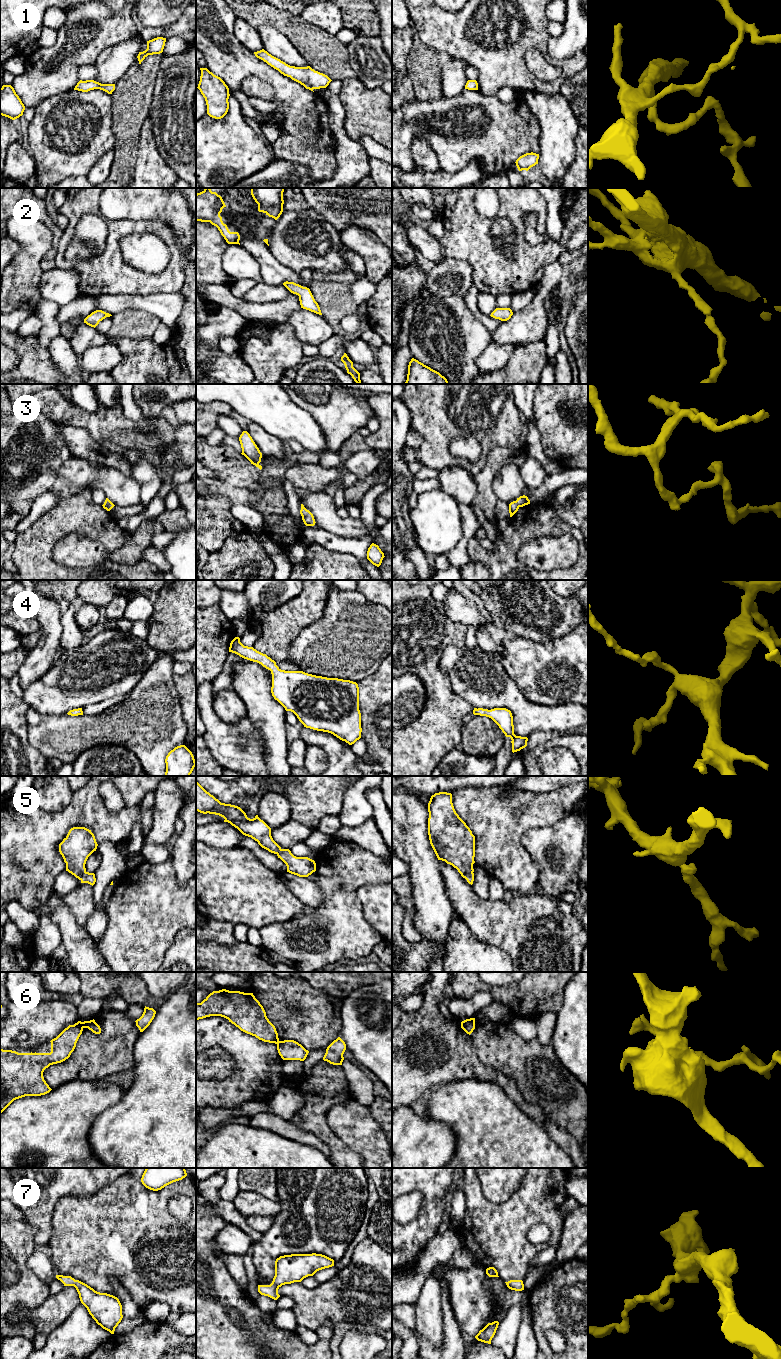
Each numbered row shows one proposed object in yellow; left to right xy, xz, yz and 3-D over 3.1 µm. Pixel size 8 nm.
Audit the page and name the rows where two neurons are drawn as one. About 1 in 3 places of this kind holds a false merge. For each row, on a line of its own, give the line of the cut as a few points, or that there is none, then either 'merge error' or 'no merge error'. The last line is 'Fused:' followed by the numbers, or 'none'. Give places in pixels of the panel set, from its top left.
1: no cut; no merge error
2: no cut; no merge error
3: no cut; no merge error
4: no cut; no merge error
5: no cut; no merge error
6: cut in xy along (81, 1022), (83, 1027); merge error
7: no cut; no merge error
Fused: 6

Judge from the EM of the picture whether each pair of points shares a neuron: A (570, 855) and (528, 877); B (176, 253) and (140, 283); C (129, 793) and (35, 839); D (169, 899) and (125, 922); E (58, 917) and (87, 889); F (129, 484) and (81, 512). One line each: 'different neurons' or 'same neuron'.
A: different neurons
B: same neuron
C: different neurons
D: same neuron
E: different neurons
F: different neurons

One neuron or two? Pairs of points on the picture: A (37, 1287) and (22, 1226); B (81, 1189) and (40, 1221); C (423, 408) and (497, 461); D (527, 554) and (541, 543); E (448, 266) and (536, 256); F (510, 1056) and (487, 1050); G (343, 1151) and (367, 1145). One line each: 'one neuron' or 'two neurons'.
A: one neuron
B: one neuron
C: two neurons
D: one neuron
E: two neurons
F: one neuron
G: two neurons

